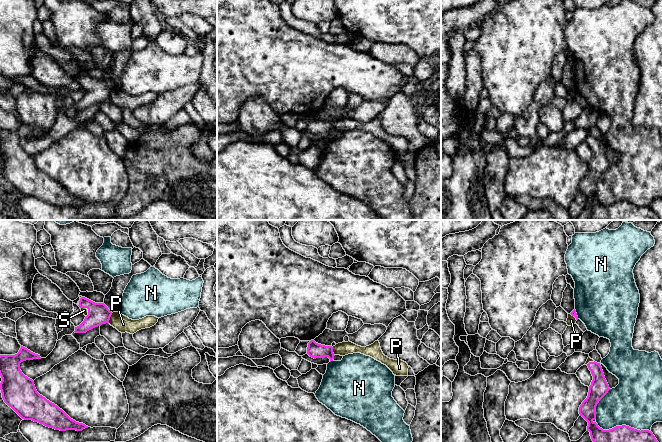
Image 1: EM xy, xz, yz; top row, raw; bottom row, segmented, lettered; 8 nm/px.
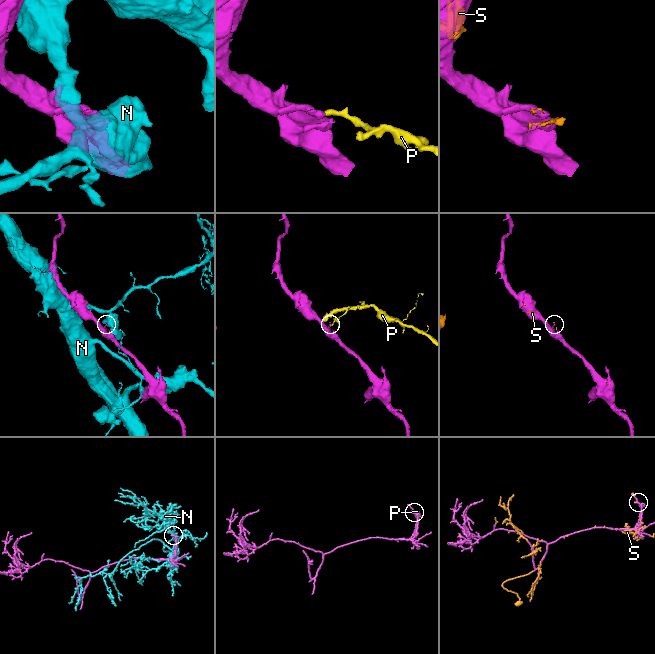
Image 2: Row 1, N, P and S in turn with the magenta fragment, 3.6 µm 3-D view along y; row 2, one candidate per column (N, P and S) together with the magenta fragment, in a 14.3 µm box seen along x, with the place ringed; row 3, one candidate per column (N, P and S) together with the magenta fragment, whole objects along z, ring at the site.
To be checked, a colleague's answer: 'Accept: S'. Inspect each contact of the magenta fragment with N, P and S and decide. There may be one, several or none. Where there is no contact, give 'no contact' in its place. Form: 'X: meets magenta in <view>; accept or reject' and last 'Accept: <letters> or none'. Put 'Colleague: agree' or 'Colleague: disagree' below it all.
N: meets magenta in yz; reject
P: meets magenta in xy; reject
S: meets magenta in xy; accept
Accept: S
Colleague: agree

